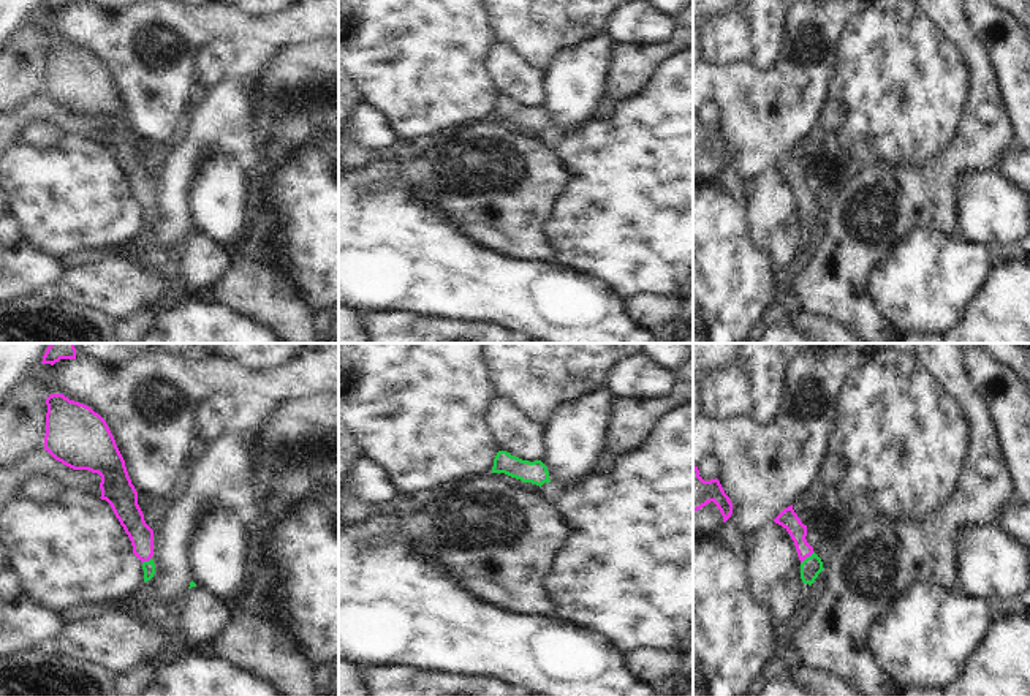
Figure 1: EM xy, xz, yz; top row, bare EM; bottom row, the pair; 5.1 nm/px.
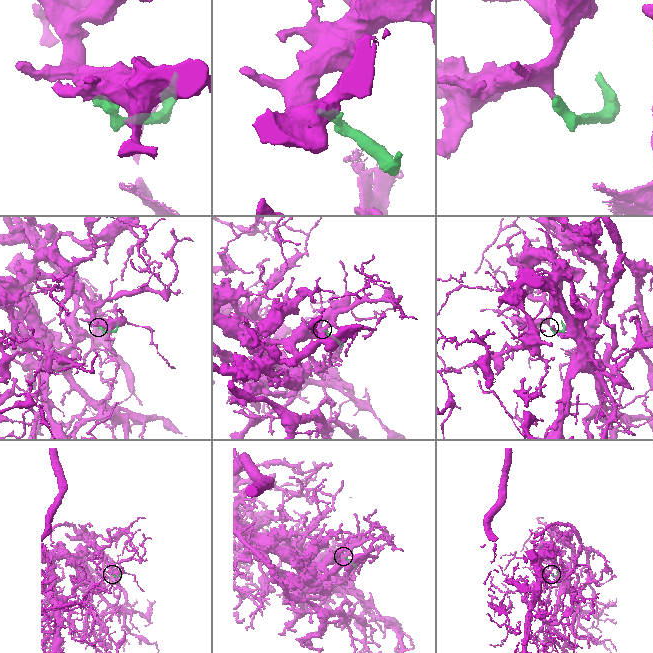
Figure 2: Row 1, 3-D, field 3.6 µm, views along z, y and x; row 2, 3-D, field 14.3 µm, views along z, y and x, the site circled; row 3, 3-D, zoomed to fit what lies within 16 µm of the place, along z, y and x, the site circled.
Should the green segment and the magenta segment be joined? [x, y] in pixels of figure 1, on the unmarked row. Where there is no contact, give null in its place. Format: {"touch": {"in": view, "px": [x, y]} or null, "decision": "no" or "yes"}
{"touch": {"in": "yz", "px": [807, 203]}, "decision": "yes"}

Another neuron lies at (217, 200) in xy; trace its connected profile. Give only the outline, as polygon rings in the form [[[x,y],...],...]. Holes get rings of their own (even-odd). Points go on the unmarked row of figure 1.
[[[212,155],[198,163],[188,190],[191,226],[231,256],[245,245],[248,177],[240,158]]]

